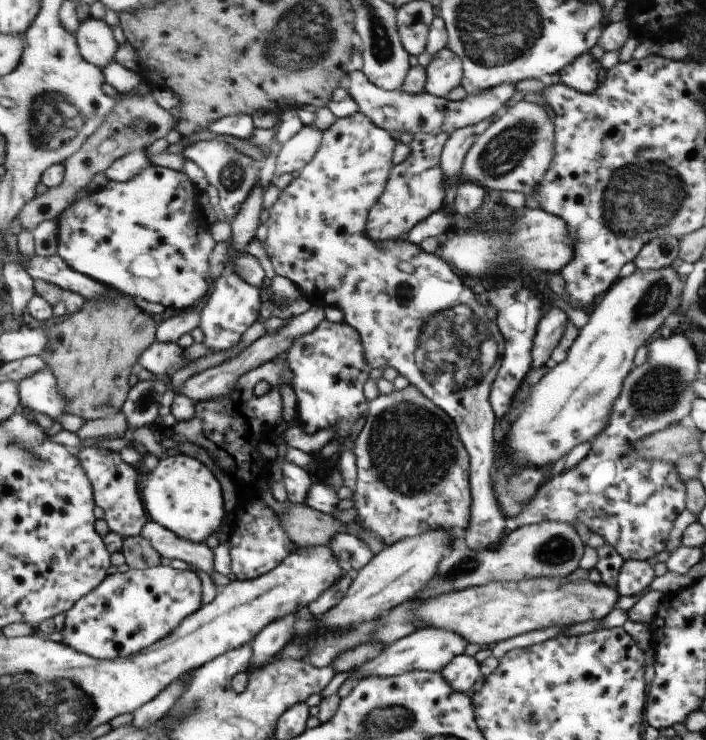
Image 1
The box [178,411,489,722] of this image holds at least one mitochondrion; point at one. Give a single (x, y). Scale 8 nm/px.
(464, 566)

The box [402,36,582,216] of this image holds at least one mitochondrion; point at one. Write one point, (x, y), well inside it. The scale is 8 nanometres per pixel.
(507, 150)

